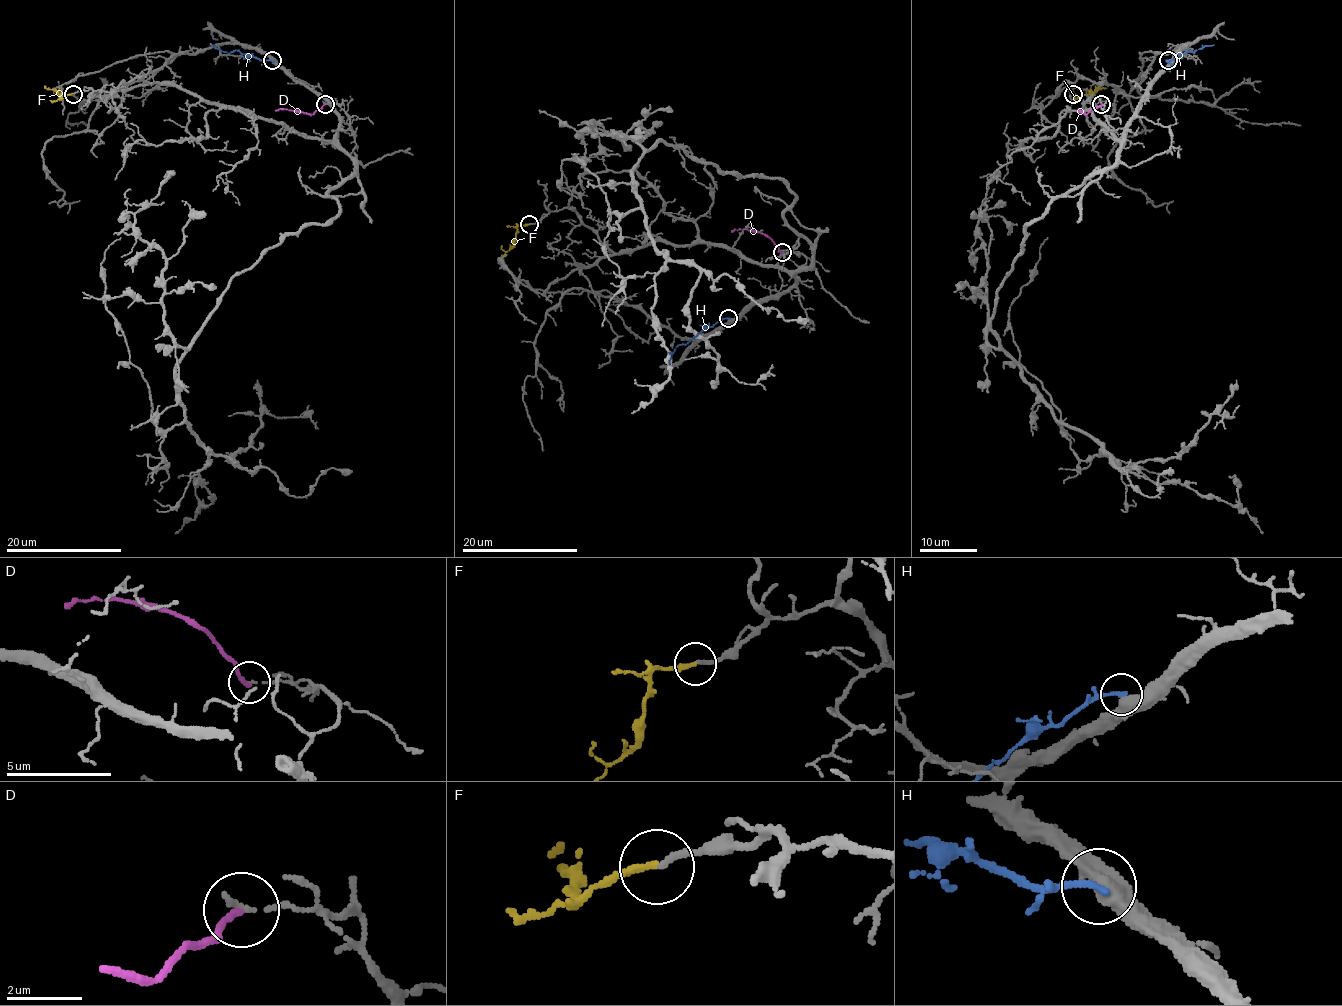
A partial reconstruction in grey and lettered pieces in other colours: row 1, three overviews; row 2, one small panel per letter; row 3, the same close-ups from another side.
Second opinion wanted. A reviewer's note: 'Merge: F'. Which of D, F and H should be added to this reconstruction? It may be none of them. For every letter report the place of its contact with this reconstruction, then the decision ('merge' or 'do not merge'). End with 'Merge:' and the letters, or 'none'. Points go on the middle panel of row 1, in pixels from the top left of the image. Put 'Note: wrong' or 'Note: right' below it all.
D: (782, 252) | do not merge
F: (529, 224) | merge
H: (728, 318) | do not merge
Merge: F
Note: right

